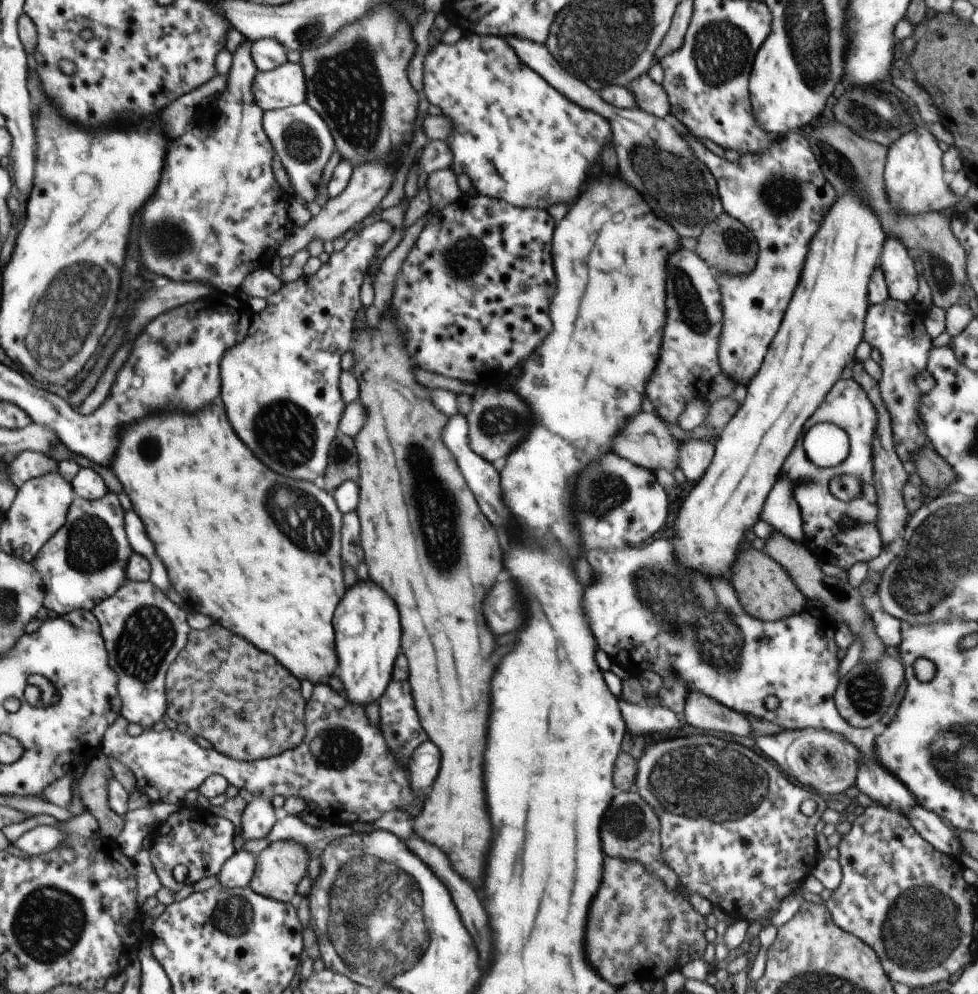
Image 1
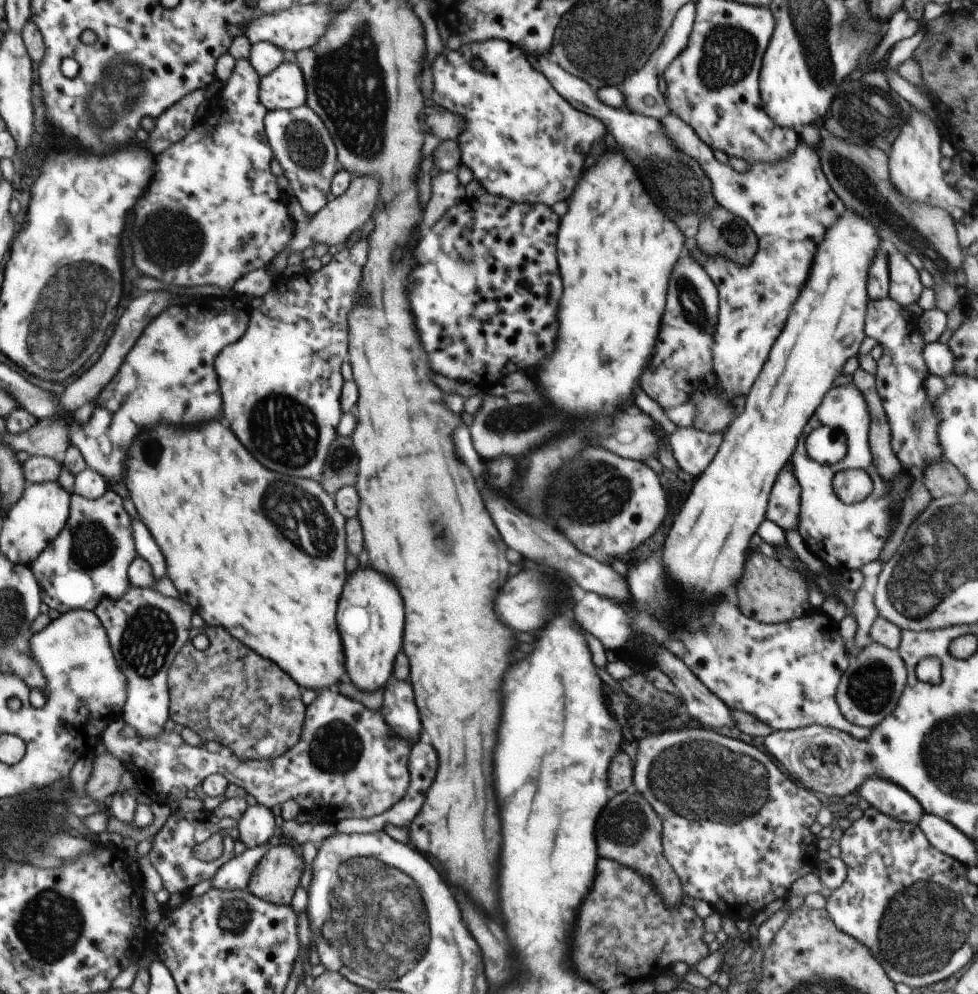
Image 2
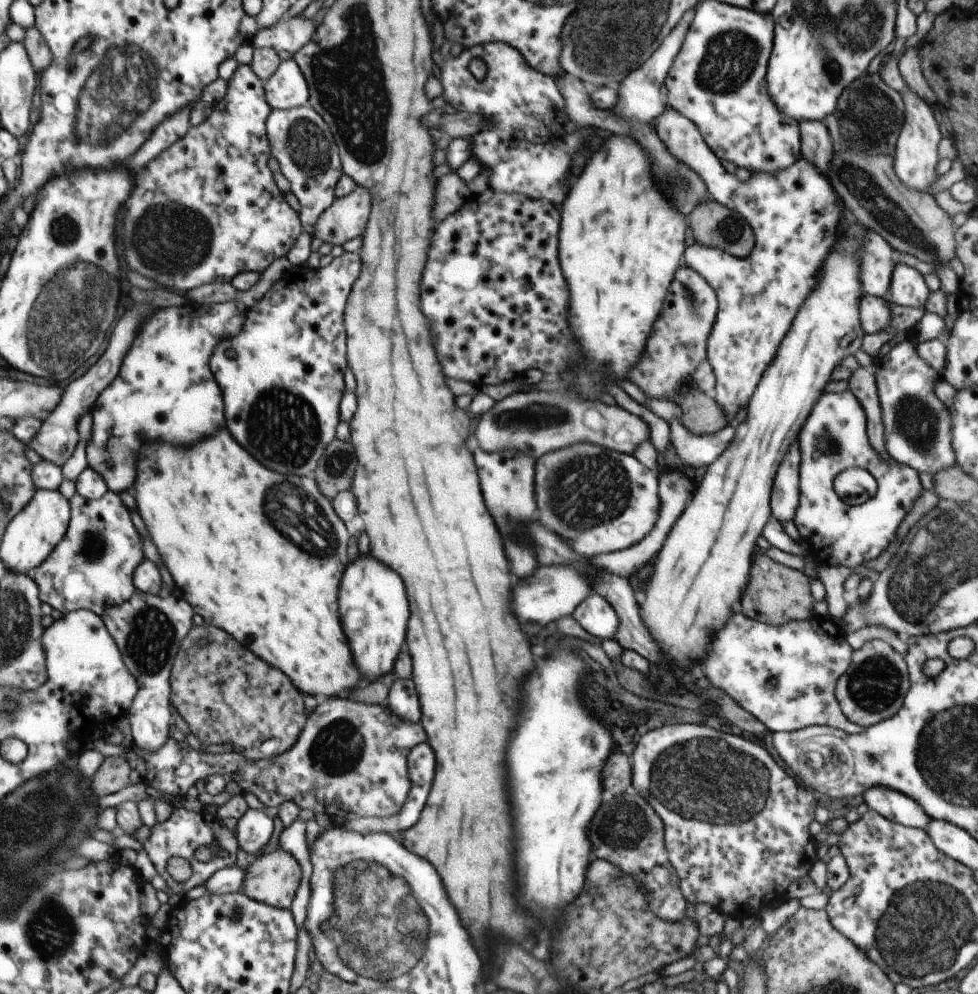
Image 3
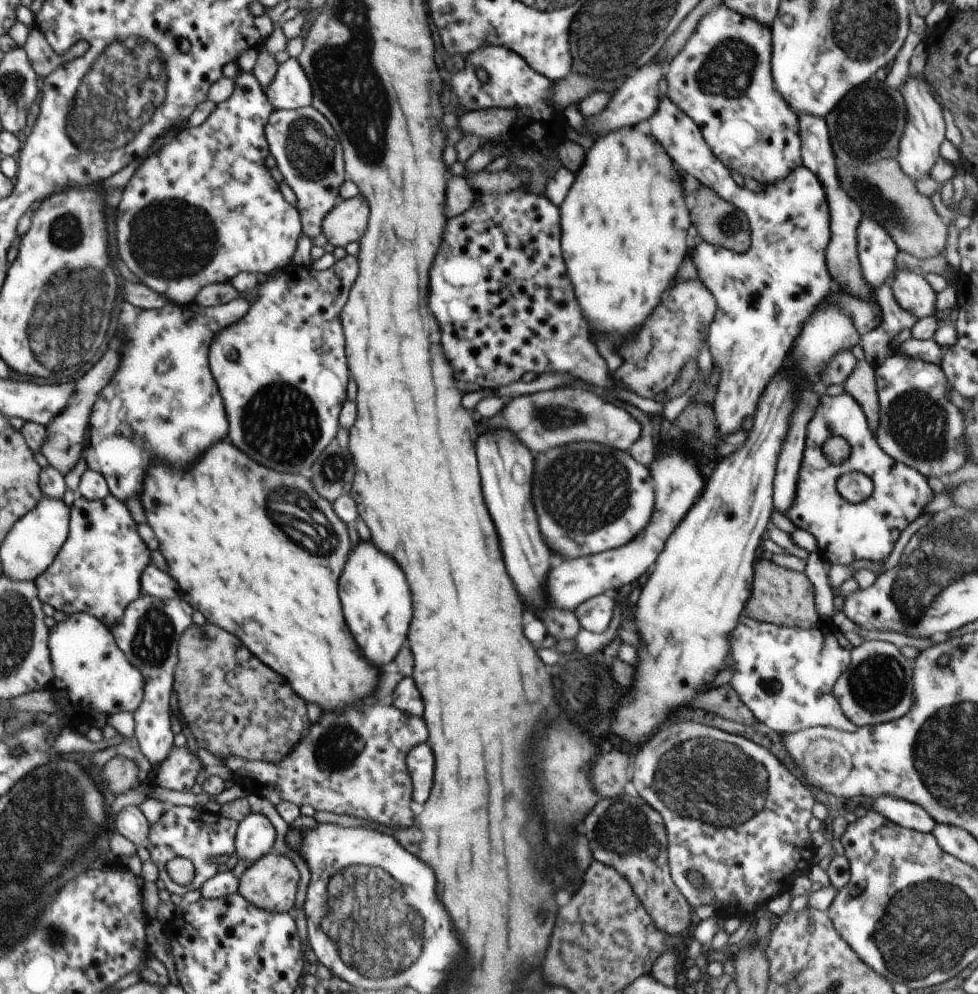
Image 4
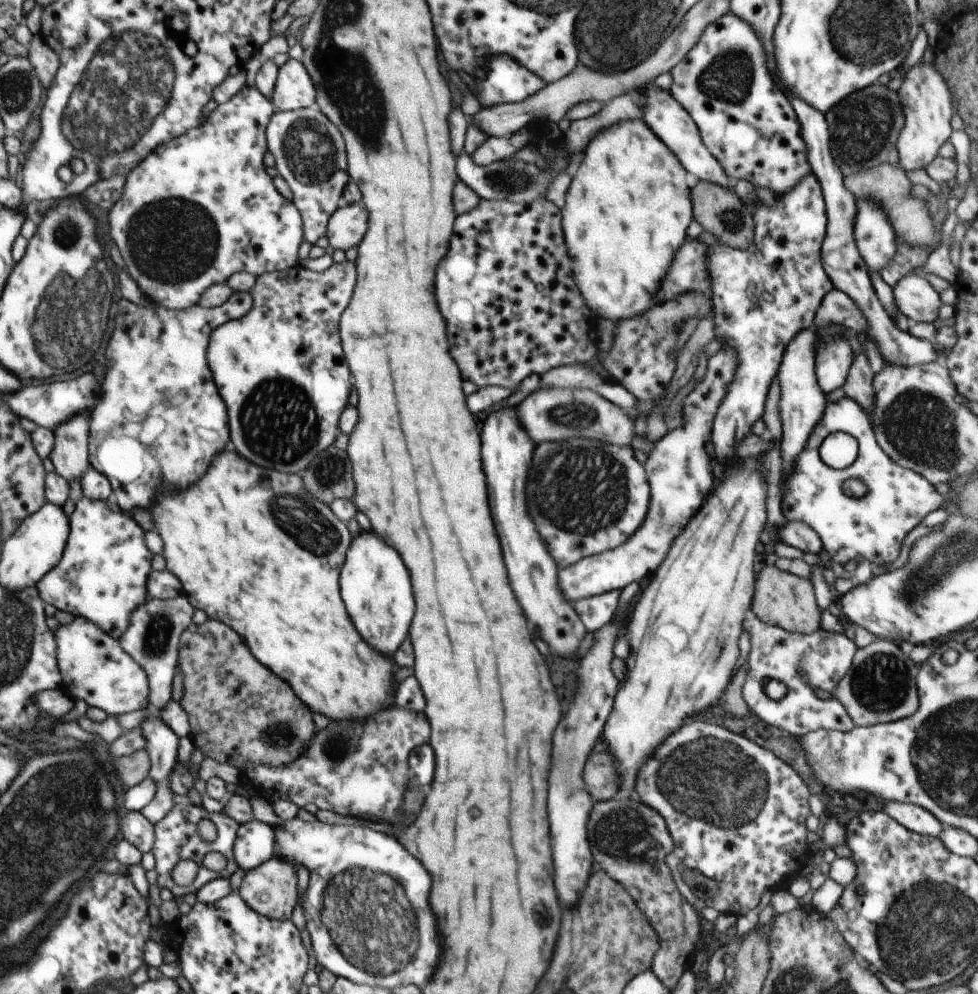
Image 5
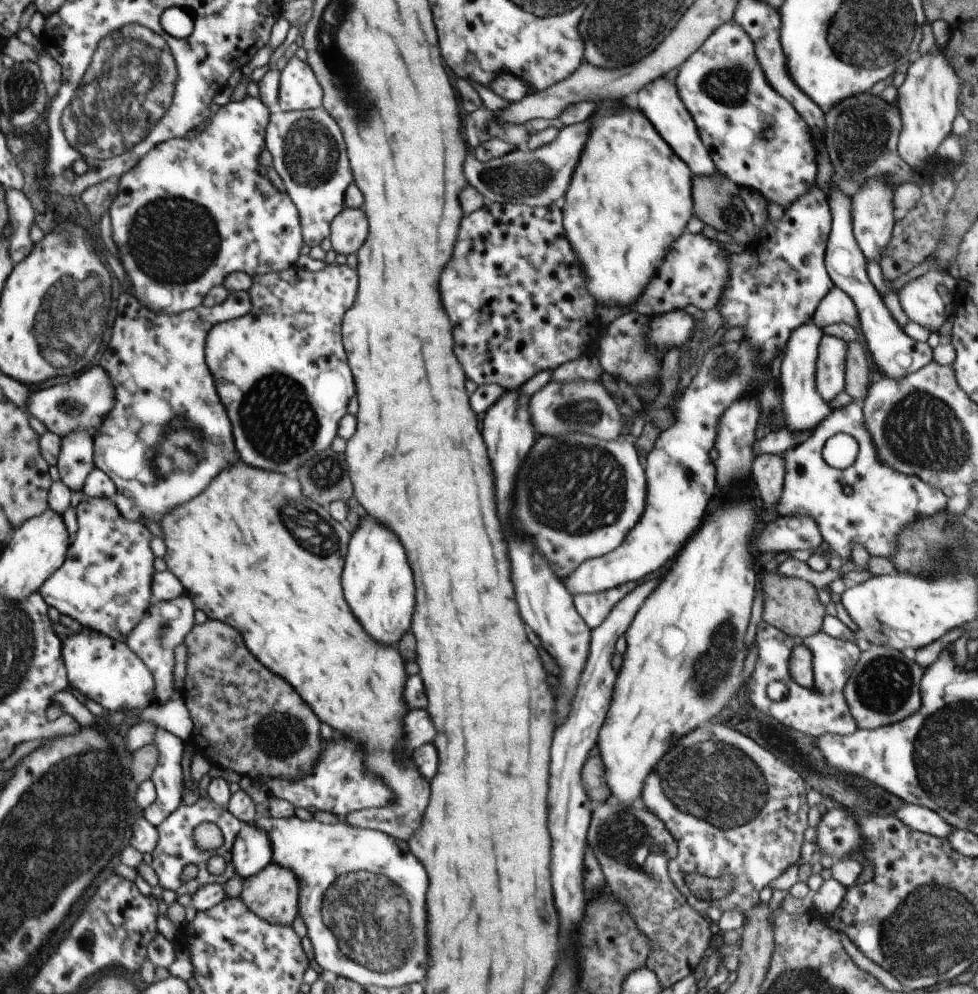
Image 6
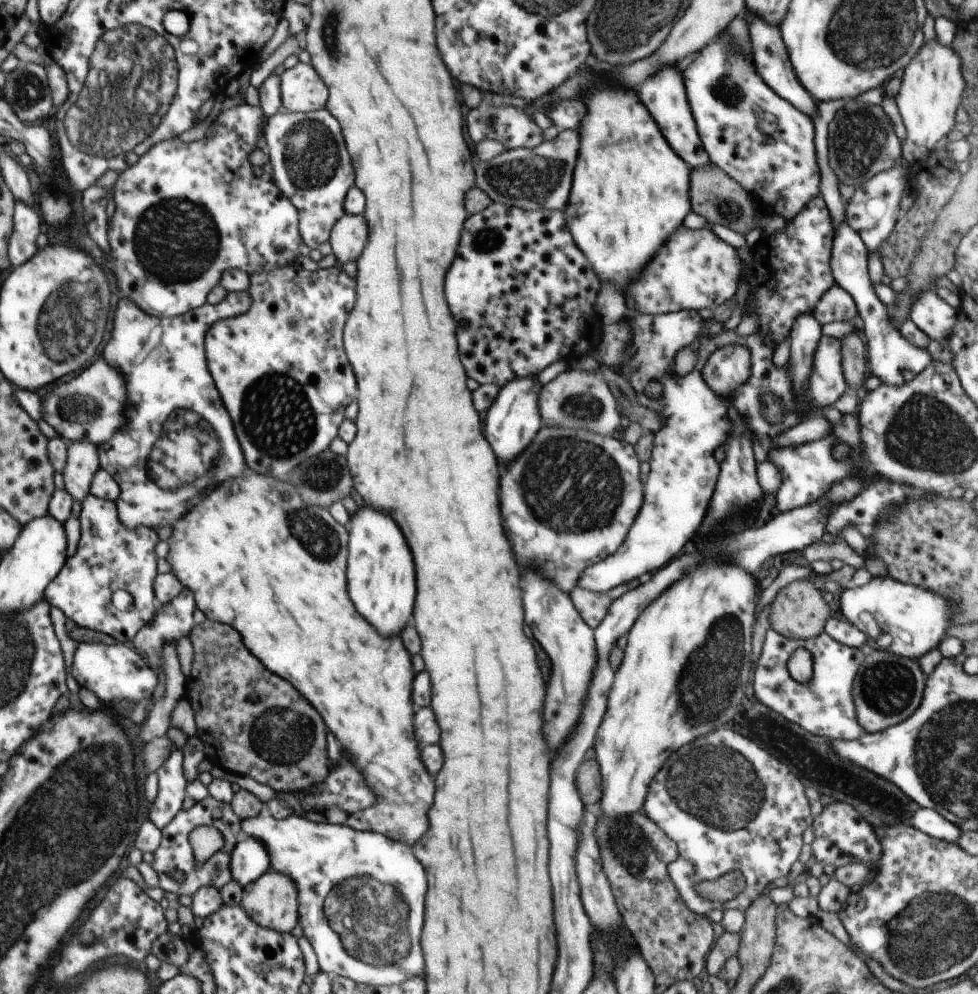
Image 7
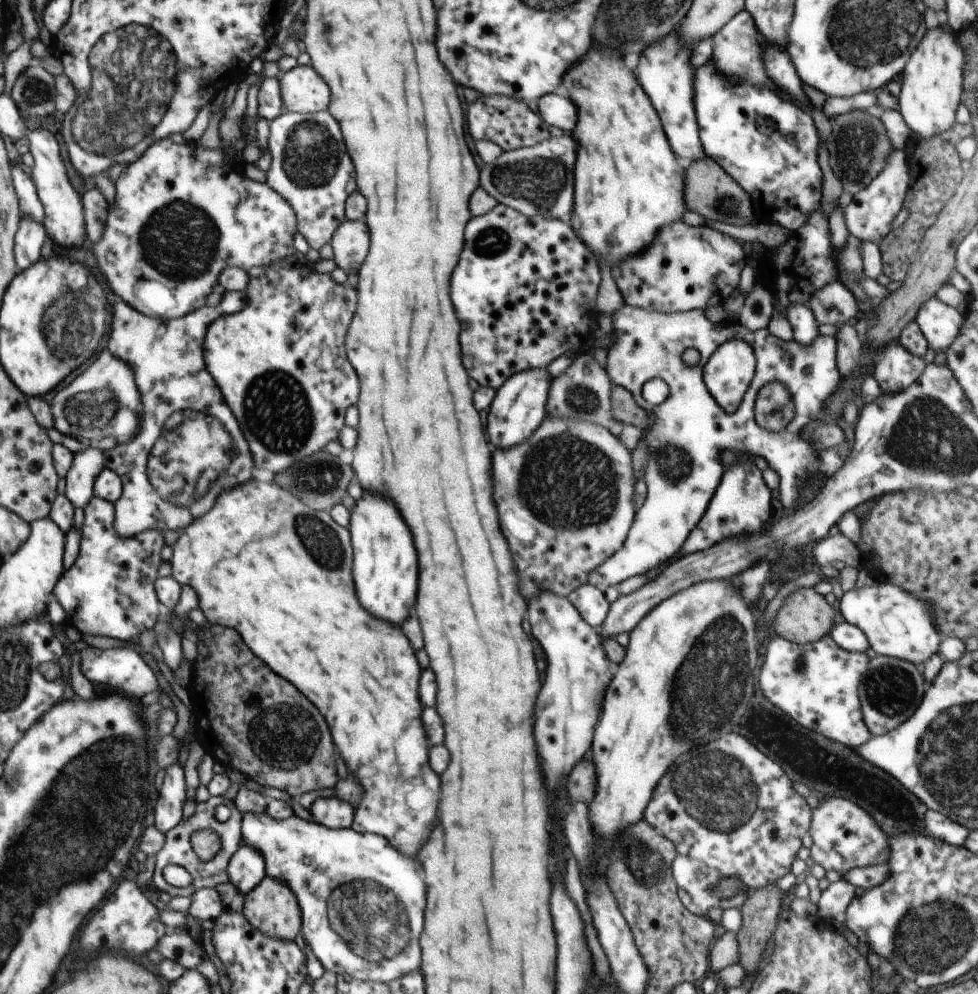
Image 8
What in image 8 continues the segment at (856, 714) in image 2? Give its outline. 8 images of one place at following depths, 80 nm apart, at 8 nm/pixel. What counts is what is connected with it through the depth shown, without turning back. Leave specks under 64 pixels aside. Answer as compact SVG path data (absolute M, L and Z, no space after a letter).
M876 655L869 660L868 670L860 679L858 694L864 722L872 736L882 736L907 721L919 707L927 683L916 664L886 655Z

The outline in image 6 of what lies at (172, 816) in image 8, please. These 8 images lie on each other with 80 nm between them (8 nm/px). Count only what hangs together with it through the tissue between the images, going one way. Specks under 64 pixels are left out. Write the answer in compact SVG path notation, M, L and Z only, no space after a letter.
M162 727L157 728L153 742L159 750L159 761L151 780L156 788L155 801L143 810L144 818L157 827L162 824L181 804L184 774L182 774L182 754L184 743L175 734Z

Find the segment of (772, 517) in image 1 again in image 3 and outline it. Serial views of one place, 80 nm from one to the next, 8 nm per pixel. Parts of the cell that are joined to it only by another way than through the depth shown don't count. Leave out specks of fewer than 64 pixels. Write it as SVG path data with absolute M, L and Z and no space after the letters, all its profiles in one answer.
M798 440L788 448L786 458L782 460L772 492L771 510L774 518L780 522L792 521L799 505L799 466L801 463Z

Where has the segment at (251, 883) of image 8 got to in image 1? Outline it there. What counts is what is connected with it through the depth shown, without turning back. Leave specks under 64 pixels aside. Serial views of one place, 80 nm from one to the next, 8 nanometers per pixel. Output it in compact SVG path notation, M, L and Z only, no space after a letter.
M254 797L250 803L247 803L239 828L243 839L260 840L267 837L277 821L274 810L272 803L264 797Z

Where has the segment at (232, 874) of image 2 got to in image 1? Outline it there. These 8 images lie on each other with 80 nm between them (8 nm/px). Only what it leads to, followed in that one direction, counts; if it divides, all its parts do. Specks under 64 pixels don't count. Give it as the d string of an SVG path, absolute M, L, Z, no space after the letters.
M236 851L217 874L220 885L229 889L248 887L255 871L255 856L249 851Z

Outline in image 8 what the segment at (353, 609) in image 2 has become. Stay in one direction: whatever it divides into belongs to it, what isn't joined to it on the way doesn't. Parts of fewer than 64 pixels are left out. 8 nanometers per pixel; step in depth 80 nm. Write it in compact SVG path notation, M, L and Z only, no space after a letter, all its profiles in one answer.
M364 492L352 510L349 533L353 546L354 584L360 604L380 620L402 624L416 602L418 590L418 558L410 528L388 498Z

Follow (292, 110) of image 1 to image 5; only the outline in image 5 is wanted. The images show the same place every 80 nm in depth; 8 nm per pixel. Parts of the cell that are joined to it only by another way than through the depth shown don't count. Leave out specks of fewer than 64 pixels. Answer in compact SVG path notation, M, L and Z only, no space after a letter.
M317 104L295 111L276 110L265 130L267 148L275 156L275 167L292 191L291 200L303 220L304 241L315 245L327 233L331 216L340 208L345 184L350 181L347 154L340 129Z

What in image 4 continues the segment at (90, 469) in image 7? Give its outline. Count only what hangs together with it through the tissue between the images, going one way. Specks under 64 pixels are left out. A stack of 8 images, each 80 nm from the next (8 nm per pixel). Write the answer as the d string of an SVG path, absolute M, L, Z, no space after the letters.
M114 338L112 340L112 348L108 348L108 356L104 356L104 360L100 360L100 364L96 364L92 368L92 372L88 372L88 376L84 376L84 380L76 382L76 396L71 399L71 403L60 412L56 419L51 421L47 428L47 440L44 440L43 448L40 453L46 458L50 466L58 470L62 475L68 474L76 462L80 460L82 451L85 450L84 436L86 436L86 427L89 426L90 406L96 400L96 396L100 394L100 390L106 386L106 382L110 382L112 374L118 368L118 354L120 354L120 340Z

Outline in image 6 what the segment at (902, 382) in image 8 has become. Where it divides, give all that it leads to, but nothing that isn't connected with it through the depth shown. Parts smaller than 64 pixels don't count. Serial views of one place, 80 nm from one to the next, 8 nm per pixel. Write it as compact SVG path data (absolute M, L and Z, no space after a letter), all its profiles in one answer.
M835 184L833 192L828 195L832 226L825 252L825 265L831 281L840 287L854 301L859 314L859 326L868 348L868 356L883 377L901 379L910 373L924 368L933 361L932 351L928 343L912 340L896 324L891 312L884 304L883 296L870 282L867 275L867 258L864 256L856 240L852 217L851 197L845 195Z

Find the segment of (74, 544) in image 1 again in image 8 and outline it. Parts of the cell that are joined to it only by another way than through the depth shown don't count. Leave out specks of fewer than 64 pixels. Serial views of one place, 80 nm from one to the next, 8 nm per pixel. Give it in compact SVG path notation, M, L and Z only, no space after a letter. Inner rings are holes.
M92 497L90 502L83 508L85 519L81 532L81 541L78 557L68 570L64 573L64 578L56 583L53 596L58 598L58 602L66 612L64 625L73 626L82 635L92 634L92 636L108 636L116 638L120 642L137 641L138 636L155 627L158 618L158 602L156 592L154 592L154 582L158 579L158 568L162 566L162 546L164 546L164 536L159 530L152 529L144 531L136 536L125 539L118 536L115 522L115 503L104 500L100 497ZM128 596L132 604L128 608L120 605L118 598Z

